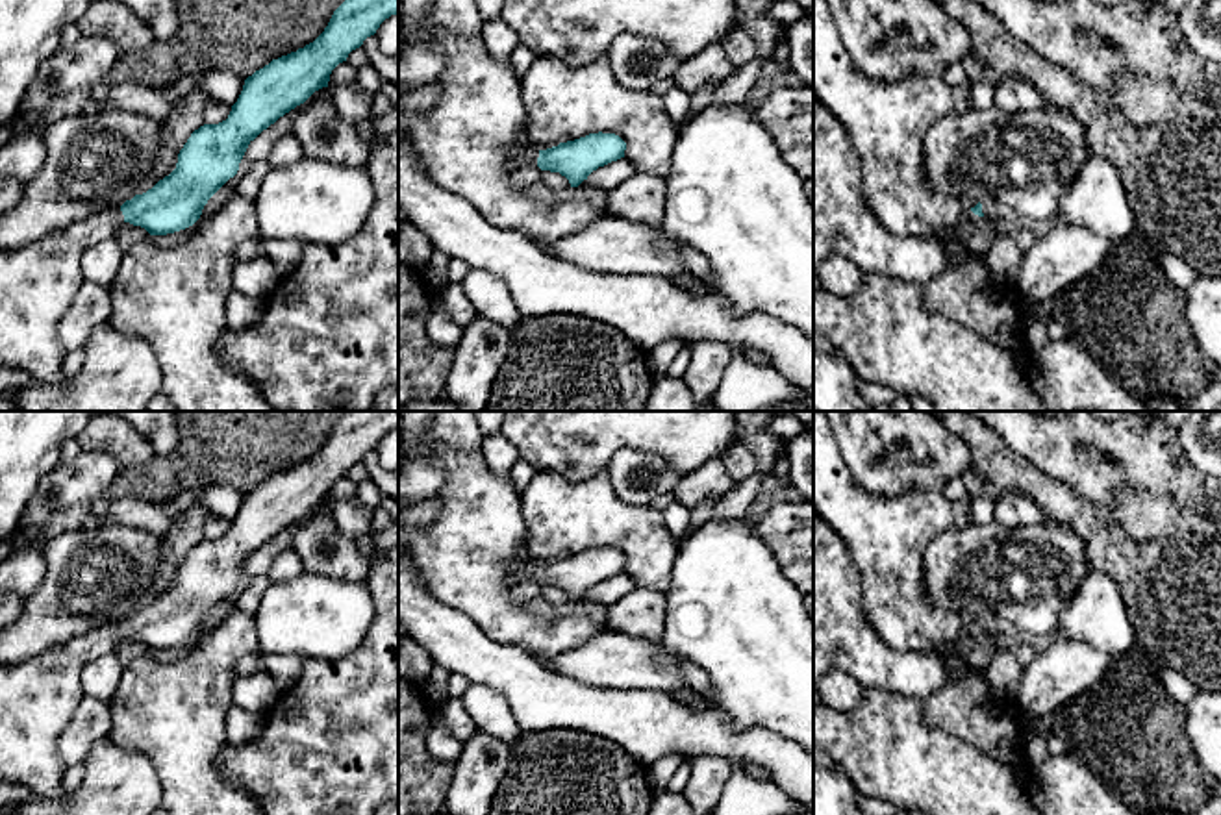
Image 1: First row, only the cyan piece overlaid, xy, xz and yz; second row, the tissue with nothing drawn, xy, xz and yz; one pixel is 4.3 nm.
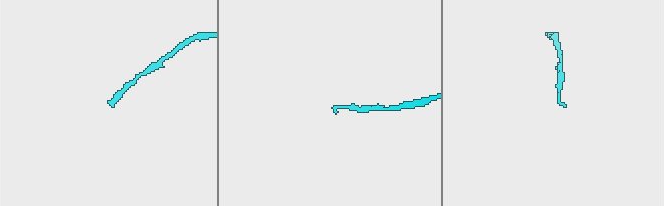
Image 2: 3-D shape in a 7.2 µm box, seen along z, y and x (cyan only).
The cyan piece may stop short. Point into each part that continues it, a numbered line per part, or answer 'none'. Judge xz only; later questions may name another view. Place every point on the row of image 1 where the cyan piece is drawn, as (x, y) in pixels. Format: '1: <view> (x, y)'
1: xz (528, 156)

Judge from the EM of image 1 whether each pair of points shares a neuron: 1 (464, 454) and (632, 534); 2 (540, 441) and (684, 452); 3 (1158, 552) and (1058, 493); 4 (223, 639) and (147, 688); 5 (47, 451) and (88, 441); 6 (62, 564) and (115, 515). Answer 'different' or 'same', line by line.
1: different
2: same
3: same
4: same
5: different
6: different

